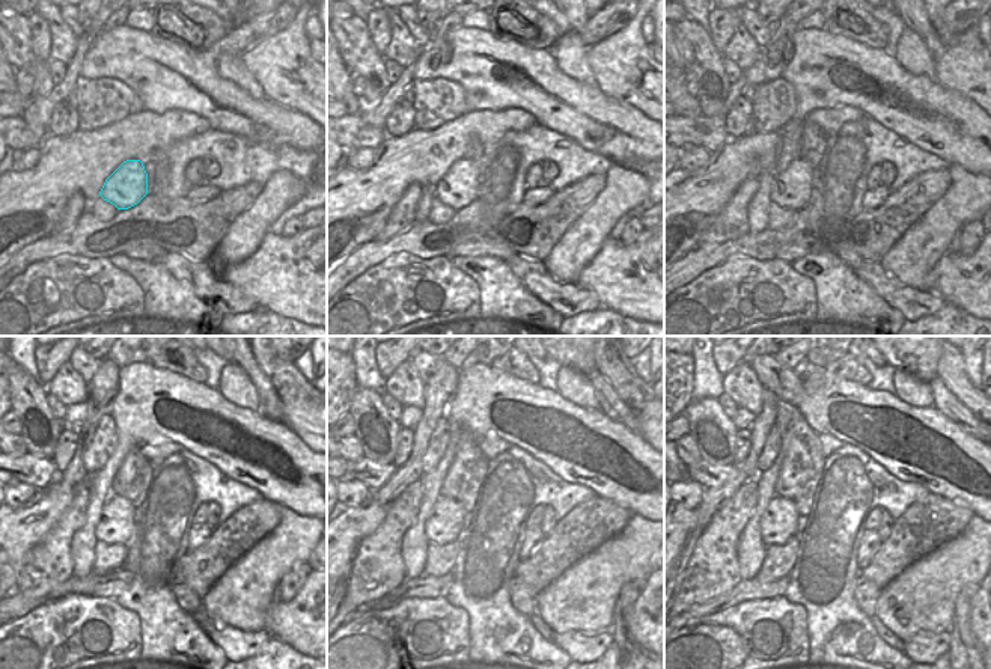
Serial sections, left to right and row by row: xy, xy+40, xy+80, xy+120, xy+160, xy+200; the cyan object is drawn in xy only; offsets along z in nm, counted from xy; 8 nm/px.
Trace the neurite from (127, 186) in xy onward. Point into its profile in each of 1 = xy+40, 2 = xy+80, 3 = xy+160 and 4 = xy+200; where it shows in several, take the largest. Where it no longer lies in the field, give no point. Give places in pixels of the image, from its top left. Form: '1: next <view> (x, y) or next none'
1: next xy+40 (458, 187)
2: next xy+80 (791, 189)
3: next xy+160 (446, 523)
4: next xy+200 (779, 523)

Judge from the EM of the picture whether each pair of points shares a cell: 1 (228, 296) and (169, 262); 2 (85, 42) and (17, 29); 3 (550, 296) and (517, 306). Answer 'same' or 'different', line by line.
1: same
2: different
3: different

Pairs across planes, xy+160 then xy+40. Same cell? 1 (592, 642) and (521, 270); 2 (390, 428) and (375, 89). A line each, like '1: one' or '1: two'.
1: one
2: one

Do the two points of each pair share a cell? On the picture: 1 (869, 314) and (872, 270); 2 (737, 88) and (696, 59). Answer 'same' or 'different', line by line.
1: different
2: different

